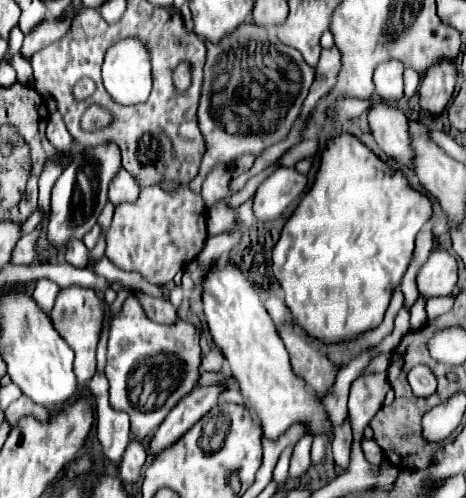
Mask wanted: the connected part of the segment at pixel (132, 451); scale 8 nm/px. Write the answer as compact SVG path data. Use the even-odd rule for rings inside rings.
M132 440L120 462L120 476L126 482L136 482L146 464L146 448L140 440Z

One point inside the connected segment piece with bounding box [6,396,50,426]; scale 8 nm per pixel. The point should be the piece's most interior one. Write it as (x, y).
(22, 406)

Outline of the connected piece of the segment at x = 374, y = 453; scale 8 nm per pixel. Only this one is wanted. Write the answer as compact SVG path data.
M374 439L362 440L362 450L364 452L364 456L368 462L373 464L374 466L379 466L381 461L383 460L383 452L382 449L374 442Z

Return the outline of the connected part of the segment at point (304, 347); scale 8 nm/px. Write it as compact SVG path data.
M292 324L280 328L280 338L290 354L292 372L308 382L306 386L312 390L328 392L336 376L336 368L328 362L328 358L314 344L308 344L304 336L298 336Z

